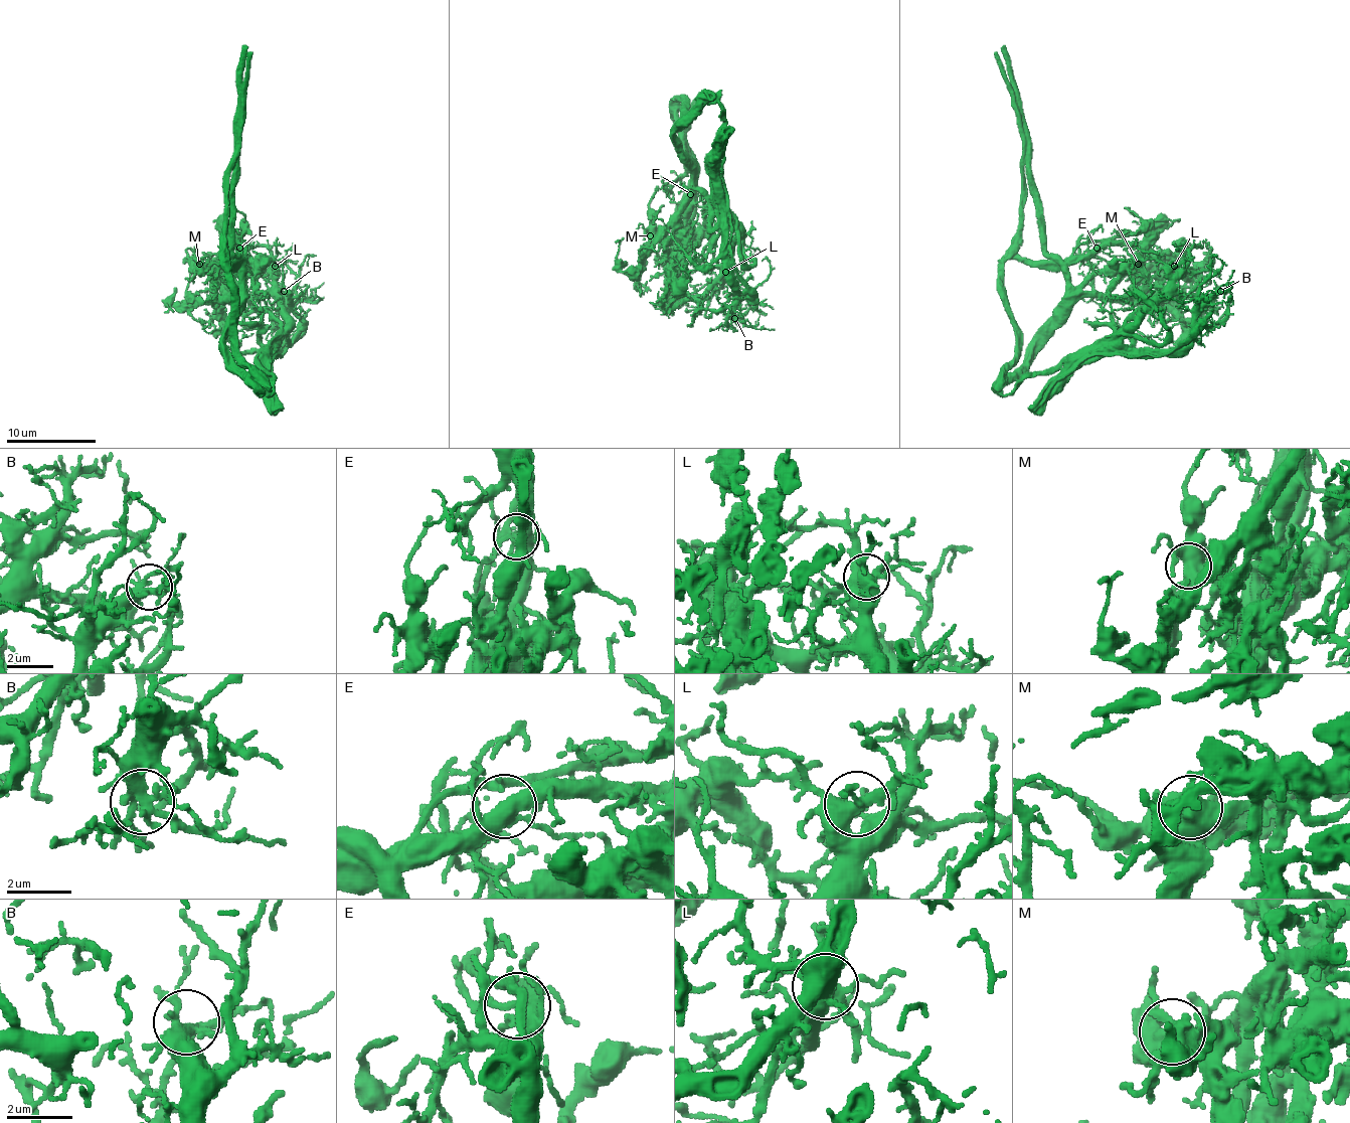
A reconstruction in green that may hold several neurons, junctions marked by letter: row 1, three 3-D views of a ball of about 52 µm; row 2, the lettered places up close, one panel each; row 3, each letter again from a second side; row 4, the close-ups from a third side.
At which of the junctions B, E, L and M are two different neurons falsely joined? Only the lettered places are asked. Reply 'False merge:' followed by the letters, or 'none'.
False merge: E

